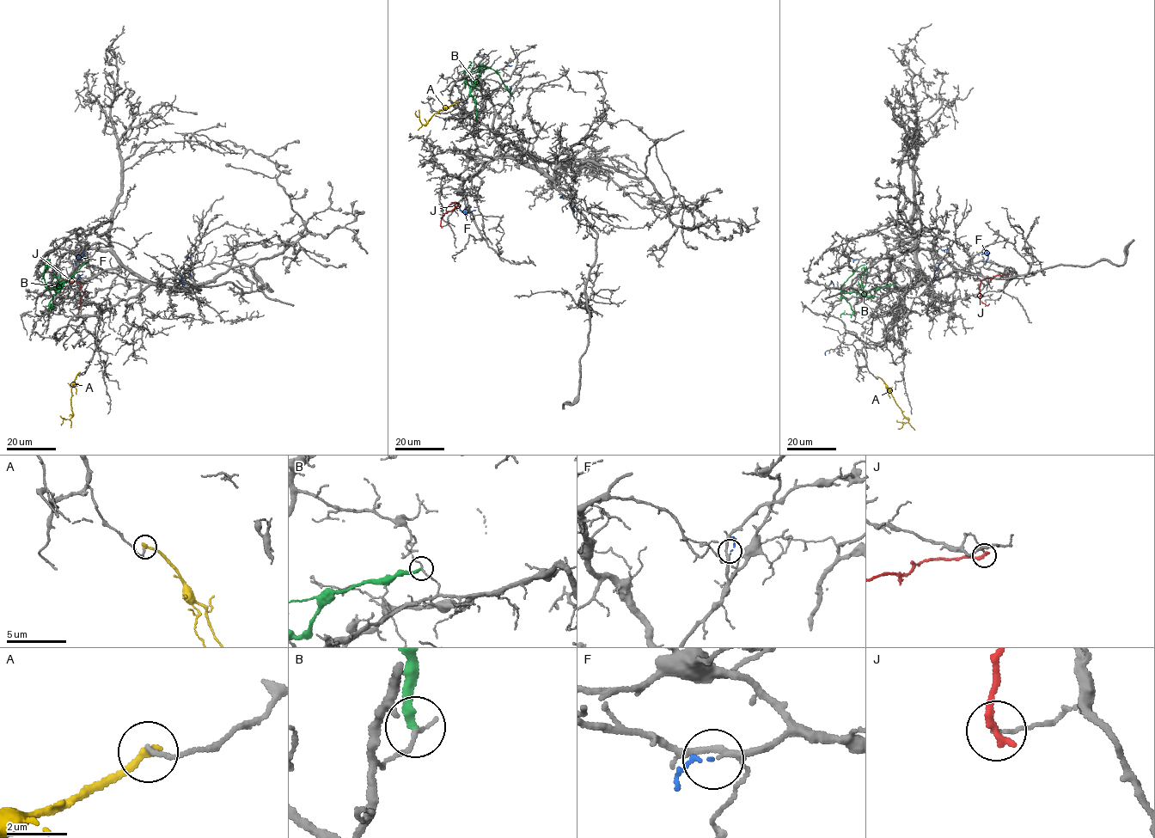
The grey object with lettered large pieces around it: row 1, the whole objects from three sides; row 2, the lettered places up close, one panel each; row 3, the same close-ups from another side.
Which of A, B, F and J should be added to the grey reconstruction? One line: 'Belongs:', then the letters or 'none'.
Belongs: none

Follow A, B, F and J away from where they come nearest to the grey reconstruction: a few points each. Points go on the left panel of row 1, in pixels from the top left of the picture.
A: (79, 373), (71, 388), (73, 414), (61, 424)
B: (69, 279), (62, 281), (55, 290), (57, 284), (91, 260)
F: (82, 254), (78, 277), (80, 347)
J: (68, 278), (80, 284), (82, 293), (80, 307)

